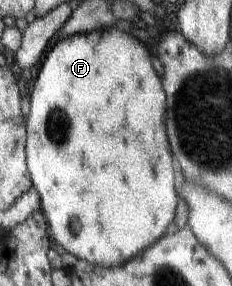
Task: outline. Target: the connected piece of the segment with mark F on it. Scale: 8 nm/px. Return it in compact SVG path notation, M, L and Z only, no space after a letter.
M117 28L94 30L88 34L74 34L68 38L61 38L52 50L49 50L40 69L37 79L33 82L33 91L30 94L30 112L26 116L25 133L27 138L26 156L27 166L34 188L36 188L42 213L46 217L52 238L70 254L76 258L92 264L110 267L137 256L141 249L152 246L166 235L168 226L174 222L174 212L178 206L178 197L174 189L174 162L170 154L170 146L166 140L164 130L164 92L158 80L158 74L152 68L150 54L147 46L142 42L140 35L128 34Z

